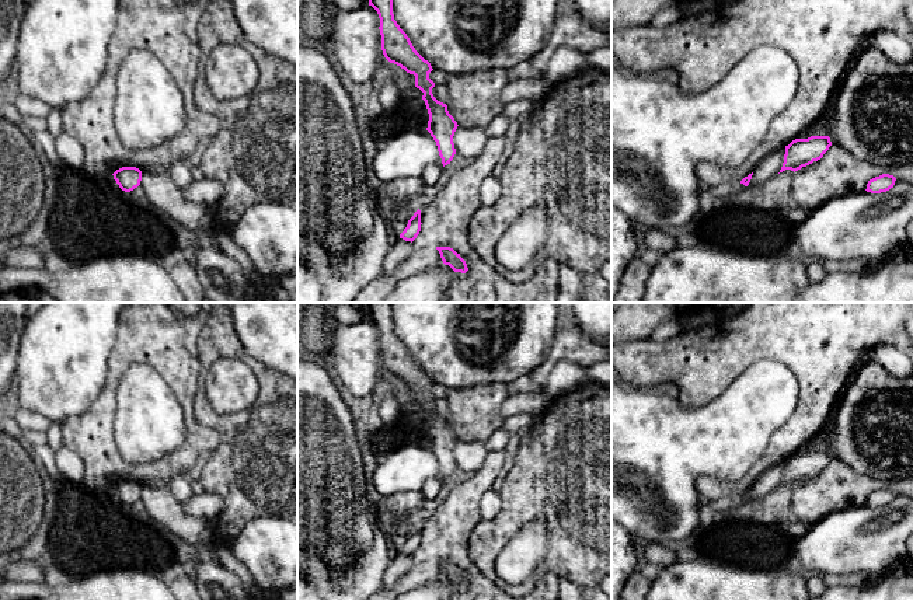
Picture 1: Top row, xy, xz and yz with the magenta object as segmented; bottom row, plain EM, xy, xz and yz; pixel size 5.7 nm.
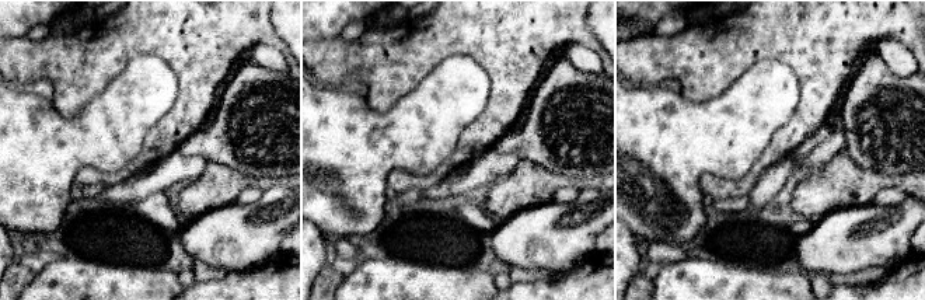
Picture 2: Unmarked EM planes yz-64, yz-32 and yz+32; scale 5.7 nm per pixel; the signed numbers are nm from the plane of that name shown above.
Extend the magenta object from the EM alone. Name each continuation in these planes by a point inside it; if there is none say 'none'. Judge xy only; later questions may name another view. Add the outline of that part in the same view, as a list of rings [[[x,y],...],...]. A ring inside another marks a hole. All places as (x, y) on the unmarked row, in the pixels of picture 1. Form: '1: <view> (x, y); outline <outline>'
none

